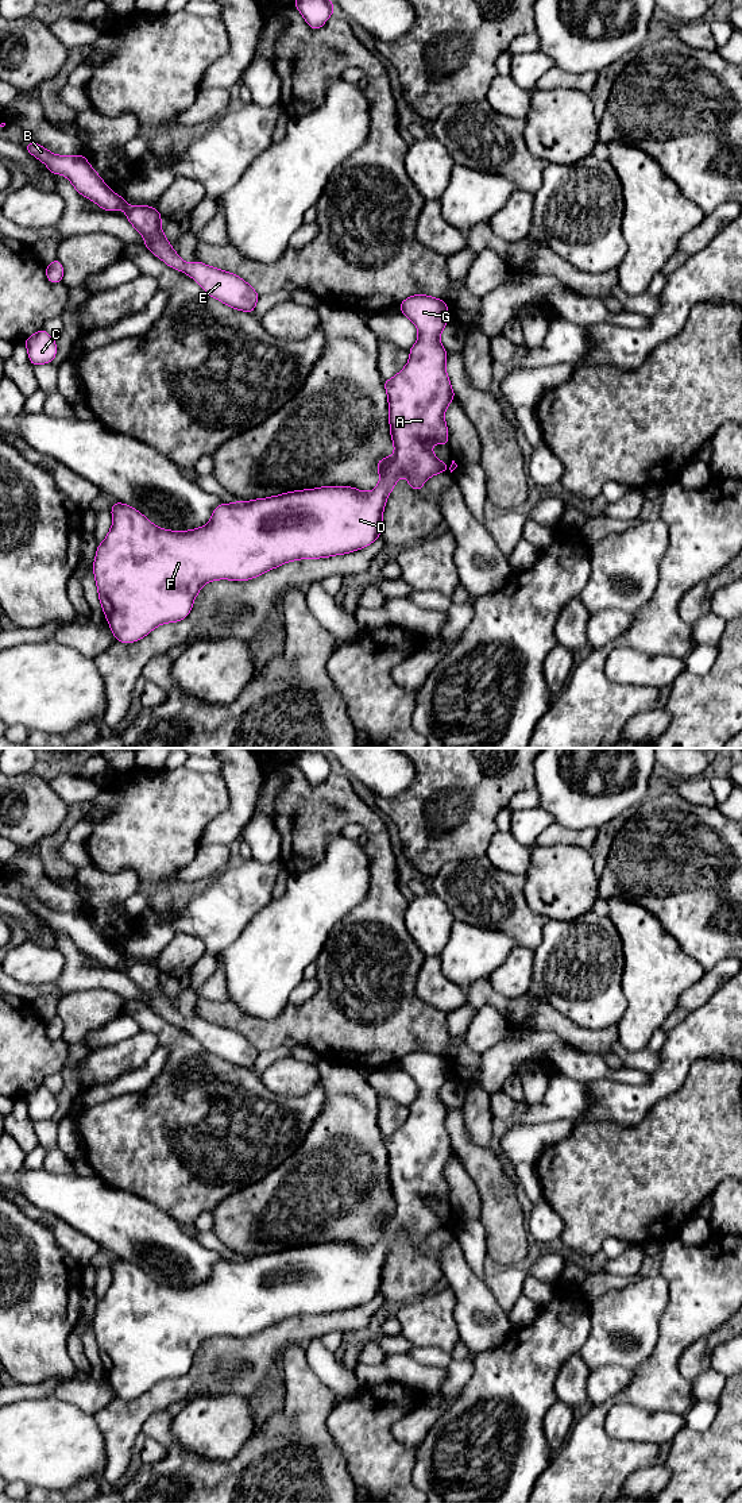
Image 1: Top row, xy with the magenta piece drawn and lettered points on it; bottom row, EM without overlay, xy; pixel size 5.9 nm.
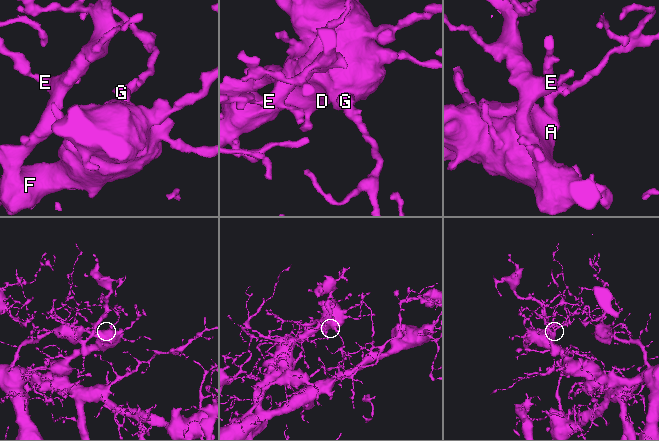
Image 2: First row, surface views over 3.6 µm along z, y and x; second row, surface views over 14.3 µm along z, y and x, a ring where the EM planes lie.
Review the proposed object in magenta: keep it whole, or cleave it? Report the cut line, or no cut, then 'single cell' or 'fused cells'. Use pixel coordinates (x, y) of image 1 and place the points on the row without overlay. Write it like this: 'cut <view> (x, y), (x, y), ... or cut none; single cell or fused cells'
cut none; single cell

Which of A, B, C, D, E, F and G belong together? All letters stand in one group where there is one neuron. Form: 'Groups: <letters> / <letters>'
Groups: A B C D E F G

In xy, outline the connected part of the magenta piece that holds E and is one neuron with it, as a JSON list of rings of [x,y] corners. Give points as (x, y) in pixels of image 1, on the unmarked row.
[[[30,898],[24,903],[42,917],[50,929],[65,932],[81,952],[92,956],[104,967],[123,966],[125,974],[146,997],[143,1002],[167,1022],[192,1033],[210,1053],[233,1065],[254,1068],[259,1051],[250,1040],[233,1029],[198,1017],[183,1018],[161,984],[162,971],[158,966],[148,961],[130,963],[125,955],[107,943],[85,912],[57,912],[36,898]]]

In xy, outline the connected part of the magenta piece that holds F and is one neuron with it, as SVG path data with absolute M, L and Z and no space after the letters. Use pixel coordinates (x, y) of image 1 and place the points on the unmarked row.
M414 1051L403 1056L399 1065L417 1083L418 1095L409 1106L406 1122L383 1137L394 1211L376 1219L380 1234L376 1244L362 1248L352 1242L321 1242L223 1259L213 1265L206 1282L190 1287L159 1284L139 1267L115 1257L113 1279L97 1303L93 1329L116 1398L130 1400L161 1380L183 1376L201 1344L210 1337L248 1337L283 1319L344 1311L370 1302L380 1292L383 1265L401 1232L418 1248L432 1232L445 1229L448 1223L433 1210L432 1202L448 1202L444 1171L456 1153L445 1126L448 1109L440 1097L449 1064L441 1055Z

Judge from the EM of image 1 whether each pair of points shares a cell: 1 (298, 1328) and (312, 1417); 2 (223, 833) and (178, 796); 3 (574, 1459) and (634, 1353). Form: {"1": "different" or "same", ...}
{"1": "different", "2": "different", "3": "different"}

